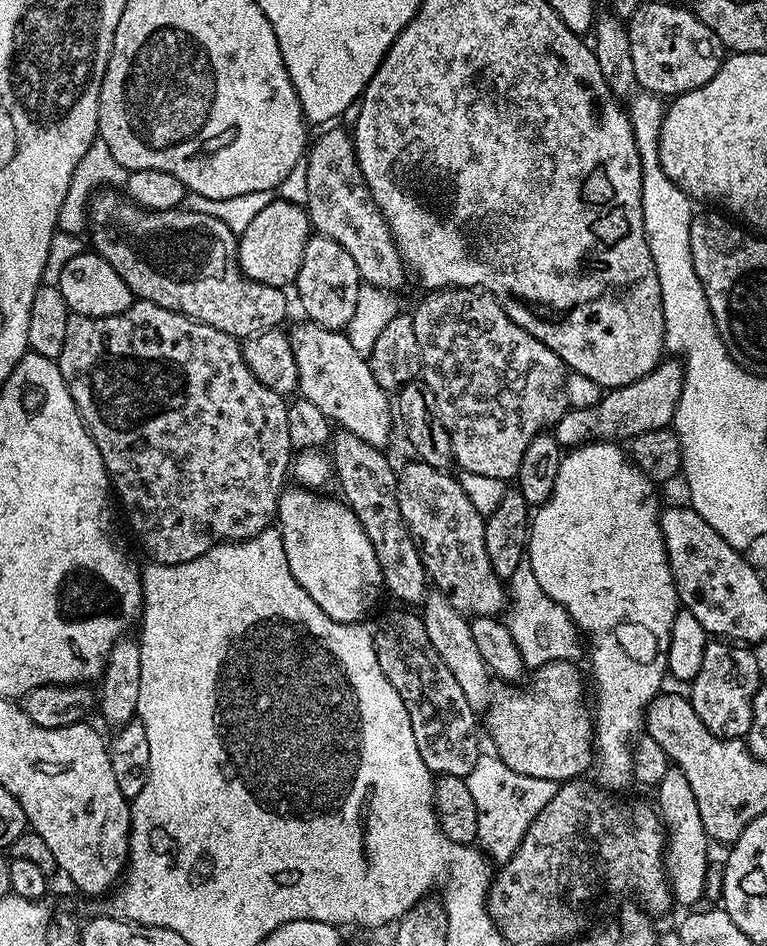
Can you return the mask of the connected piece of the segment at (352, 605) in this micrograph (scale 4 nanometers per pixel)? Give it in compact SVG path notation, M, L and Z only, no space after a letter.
M288 486L281 492L280 501L276 507L276 514L282 546L286 550L286 562L290 562L290 574L294 574L294 578L298 578L298 586L302 586L302 590L306 590L306 594L310 594L310 598L314 598L314 602L318 602L318 606L322 606L322 614L330 614L330 618L334 618L334 622L339 624L358 624L365 619L363 616L379 602L380 592L382 596L384 579L382 578L382 570L378 566L378 554L374 554L374 546L370 542L370 538L366 538L366 530L362 530L362 522L358 522L358 518L351 508L348 507L347 503L340 498L331 500L328 496L320 495L324 494L303 486Z

